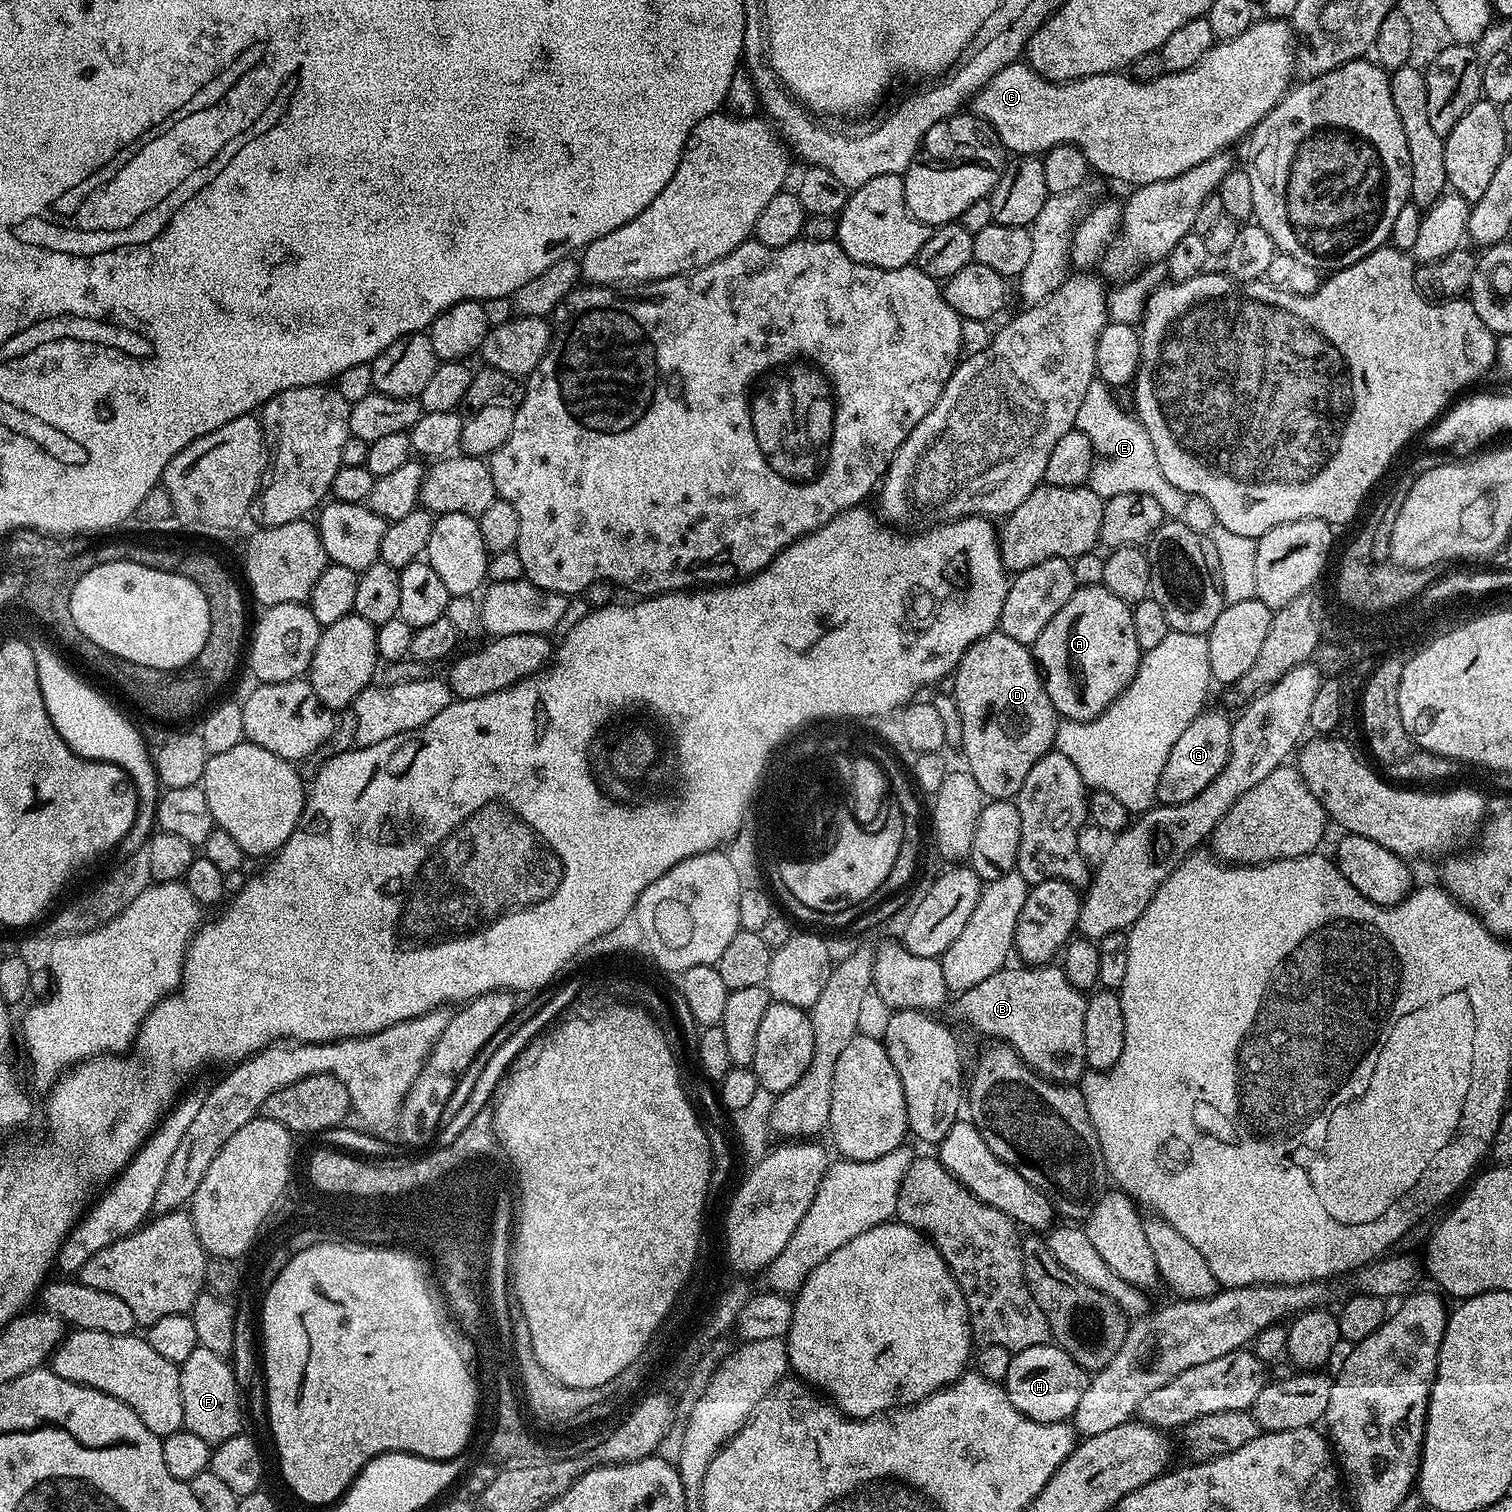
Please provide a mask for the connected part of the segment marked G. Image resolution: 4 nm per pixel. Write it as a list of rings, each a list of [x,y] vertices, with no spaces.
[[[1205,710],[1194,718],[1194,722],[1190,722],[1190,726],[1186,726],[1186,730],[1182,730],[1182,738],[1178,738],[1168,752],[1156,787],[1156,800],[1161,805],[1190,802],[1190,798],[1202,794],[1202,790],[1206,790],[1206,786],[1218,778],[1230,754],[1232,726],[1233,721],[1227,720],[1222,713]]]

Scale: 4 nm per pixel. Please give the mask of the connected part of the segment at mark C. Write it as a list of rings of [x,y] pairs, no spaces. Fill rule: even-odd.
[[[1260,18],[1251,24],[1246,34],[1213,43],[1202,62],[1188,72],[1170,72],[1150,82],[1114,72],[1057,82],[1045,80],[1027,63],[1017,62],[1006,66],[1006,70],[998,70],[971,100],[970,108],[1000,135],[1009,153],[1043,154],[1055,144],[1073,144],[1082,150],[1095,171],[1097,168],[1112,180],[1125,180],[1131,186],[1139,186],[1174,178],[1198,166],[1198,162],[1206,162],[1206,158],[1225,151],[1232,146],[1228,144],[1244,135],[1245,139],[1289,91],[1297,52],[1298,40],[1287,19]]]

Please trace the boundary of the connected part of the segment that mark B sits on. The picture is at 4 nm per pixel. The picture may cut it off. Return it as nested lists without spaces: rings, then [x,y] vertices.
[[[1005,966],[1000,969],[999,972],[993,974],[990,978],[986,978],[986,982],[978,982],[978,986],[974,986],[970,990],[959,993],[958,1000],[960,1000],[960,1012],[977,1028],[980,1032],[985,1032],[986,1035],[992,1036],[993,1041],[1003,1042],[1008,1047],[1013,1048],[1016,1051],[1020,1059],[1028,1065],[1029,1068],[1033,1068],[1039,1076],[1044,1077],[1046,1080],[1051,1080],[1058,1084],[1065,1086],[1072,1086],[1077,1083],[1083,1077],[1086,1071],[1086,1065],[1084,1062],[1084,1039],[1082,1038],[1082,1029],[1084,1029],[1086,1023],[1086,1006],[1088,1001],[1085,993],[1080,992],[1073,986],[1071,982],[1066,978],[1063,967],[1056,966],[1019,966],[1020,968],[1012,968],[1013,966]]]

